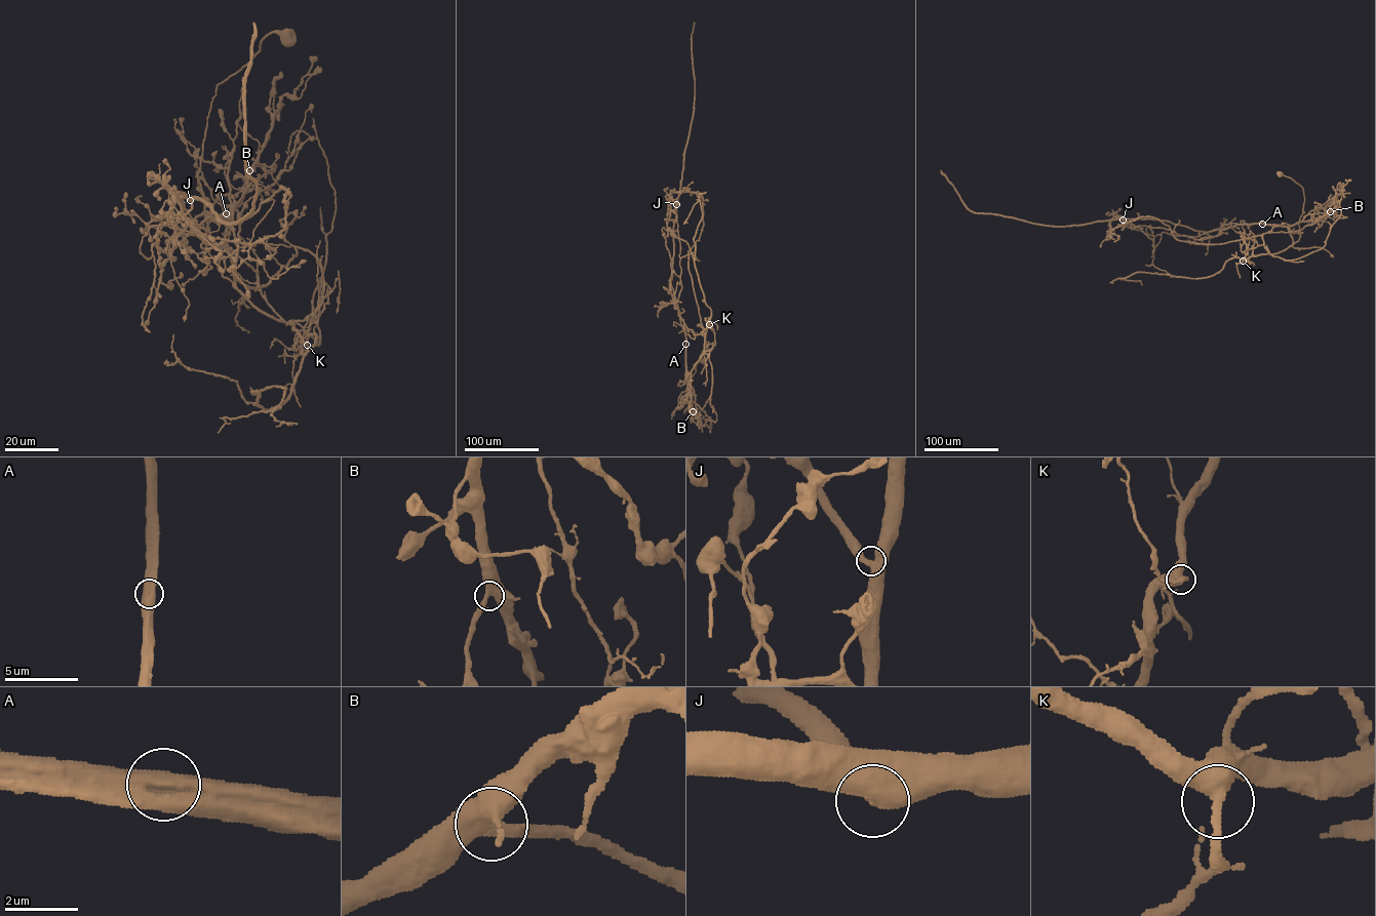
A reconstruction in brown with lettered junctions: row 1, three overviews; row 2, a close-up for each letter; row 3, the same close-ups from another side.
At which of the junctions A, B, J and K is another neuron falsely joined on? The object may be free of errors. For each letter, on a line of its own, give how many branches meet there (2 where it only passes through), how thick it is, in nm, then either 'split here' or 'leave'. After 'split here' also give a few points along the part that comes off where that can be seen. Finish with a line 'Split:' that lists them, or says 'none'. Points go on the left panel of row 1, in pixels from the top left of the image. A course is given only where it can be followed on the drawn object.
A: branches 2; calibre 700 nm; split here; course (225, 213), (270, 316), (316, 309), (319, 261), (246, 286), (233, 224), (287, 189), (249, 256), (306, 261)
B: branches 2; calibre 550 nm; leave
J: branches 2; calibre 420 nm; leave
K: branches 2; calibre 440 nm; leave
Split: A

